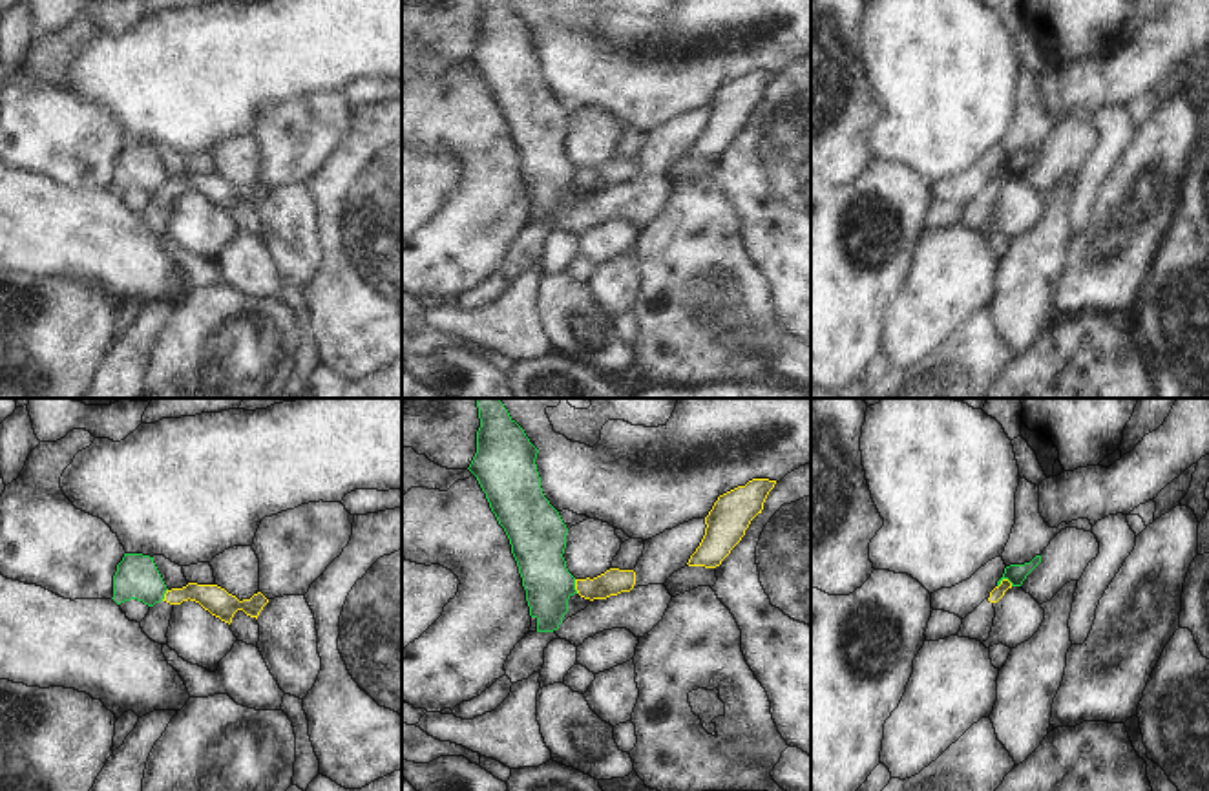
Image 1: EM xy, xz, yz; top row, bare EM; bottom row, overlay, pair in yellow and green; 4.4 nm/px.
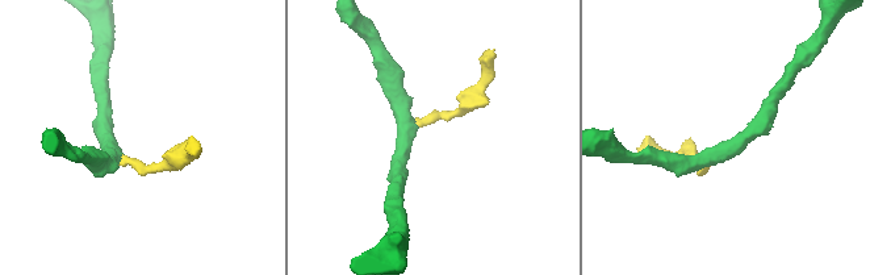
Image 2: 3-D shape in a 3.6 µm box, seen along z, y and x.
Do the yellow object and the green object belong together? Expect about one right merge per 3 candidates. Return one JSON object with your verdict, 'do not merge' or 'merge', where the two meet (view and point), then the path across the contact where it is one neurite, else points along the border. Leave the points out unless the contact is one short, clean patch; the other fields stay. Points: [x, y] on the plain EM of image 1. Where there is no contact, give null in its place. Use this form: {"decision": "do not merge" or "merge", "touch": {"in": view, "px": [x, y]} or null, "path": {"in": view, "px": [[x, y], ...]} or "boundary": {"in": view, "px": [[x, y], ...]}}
{"decision": "do not merge", "touch": {"in": "yz", "px": [1003, 170]}, "boundary": {"in": "yz", "px": [[1012, 174], [1003, 170], [998, 178]]}}

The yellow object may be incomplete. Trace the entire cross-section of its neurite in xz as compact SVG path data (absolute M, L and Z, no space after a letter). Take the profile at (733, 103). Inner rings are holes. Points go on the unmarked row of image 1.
M752 69L718 88L705 108L705 126L689 150L689 157L716 159L741 132L751 111L762 104L776 71Z

